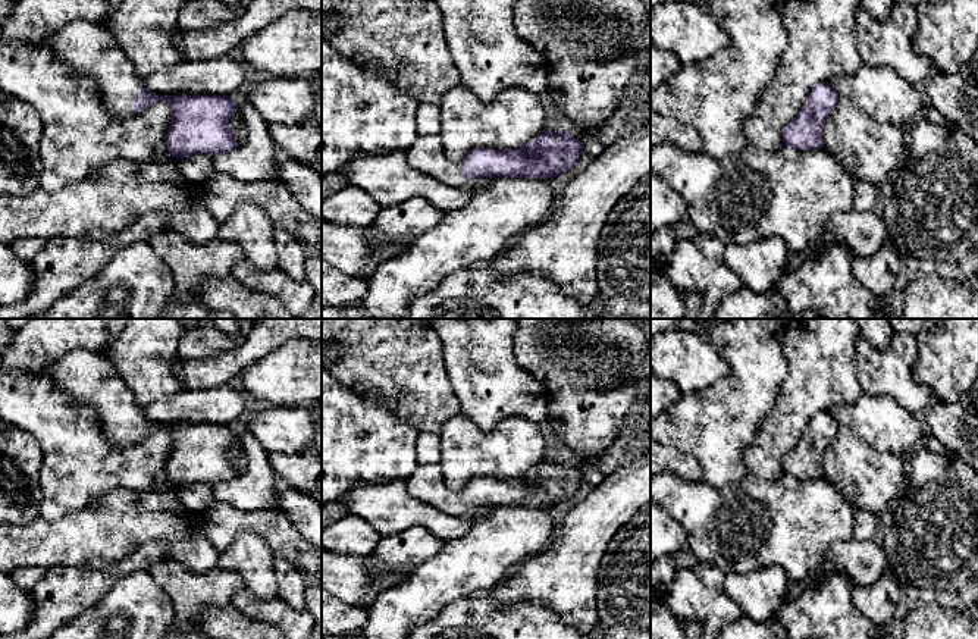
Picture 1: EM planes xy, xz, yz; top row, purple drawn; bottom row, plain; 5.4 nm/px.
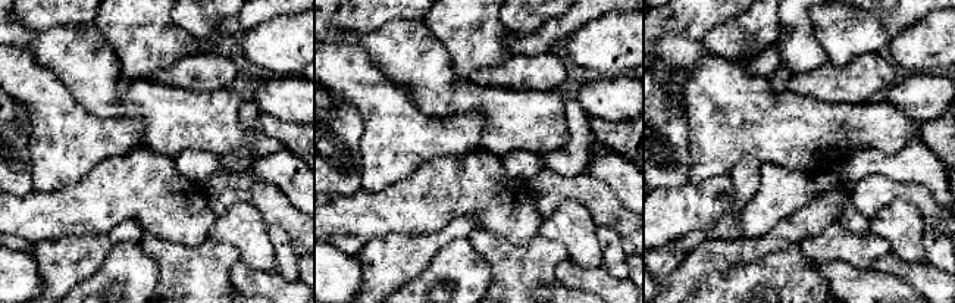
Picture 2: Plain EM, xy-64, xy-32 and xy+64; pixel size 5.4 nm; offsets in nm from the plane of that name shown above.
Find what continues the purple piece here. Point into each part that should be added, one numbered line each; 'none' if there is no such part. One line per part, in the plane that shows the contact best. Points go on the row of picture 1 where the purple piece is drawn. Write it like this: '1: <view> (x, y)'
1: xy (88, 49)

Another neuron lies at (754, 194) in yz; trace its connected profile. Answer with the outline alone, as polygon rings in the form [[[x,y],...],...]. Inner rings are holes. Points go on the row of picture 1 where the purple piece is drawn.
[[[670,142],[651,148],[651,172],[665,181],[686,203],[698,232],[717,237],[725,247],[780,237],[790,253],[805,251],[838,212],[853,209],[856,179],[824,148],[767,151],[746,144],[737,154],[711,159]]]

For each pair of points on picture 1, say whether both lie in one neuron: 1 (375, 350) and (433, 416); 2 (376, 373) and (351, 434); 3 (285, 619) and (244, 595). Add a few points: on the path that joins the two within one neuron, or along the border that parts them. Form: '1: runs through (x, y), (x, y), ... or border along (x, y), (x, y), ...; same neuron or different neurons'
1: runs through (391, 366), (425, 400); same neuron
2: border along (337, 379), (348, 387), (361, 390), (397, 414); different neurons
3: runs through (275, 611), (262, 610), (254, 605); same neuron

